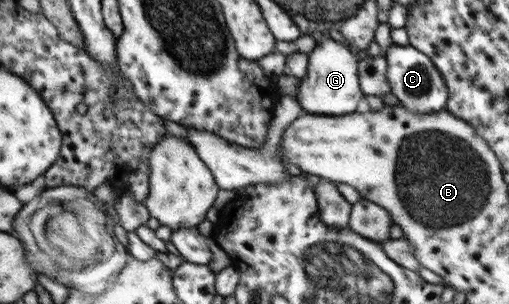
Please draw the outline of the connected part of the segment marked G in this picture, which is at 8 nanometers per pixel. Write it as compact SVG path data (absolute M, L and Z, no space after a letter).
M326 37L308 54L308 71L298 84L298 103L308 112L337 116L362 108L364 94L358 79L358 59L348 47Z

